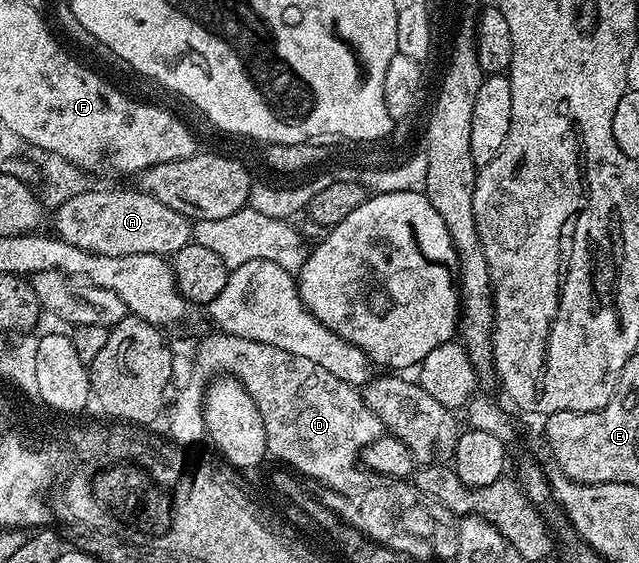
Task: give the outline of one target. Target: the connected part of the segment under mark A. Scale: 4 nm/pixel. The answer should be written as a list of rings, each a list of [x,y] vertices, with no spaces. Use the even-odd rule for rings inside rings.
[[[92,187],[83,193],[74,193],[60,205],[54,206],[55,229],[54,236],[60,237],[73,247],[81,247],[97,255],[157,255],[164,259],[170,258],[181,247],[192,244],[192,222],[185,215],[173,211],[173,207],[165,207],[161,199],[148,193],[142,193],[139,188],[131,189],[98,189]]]

